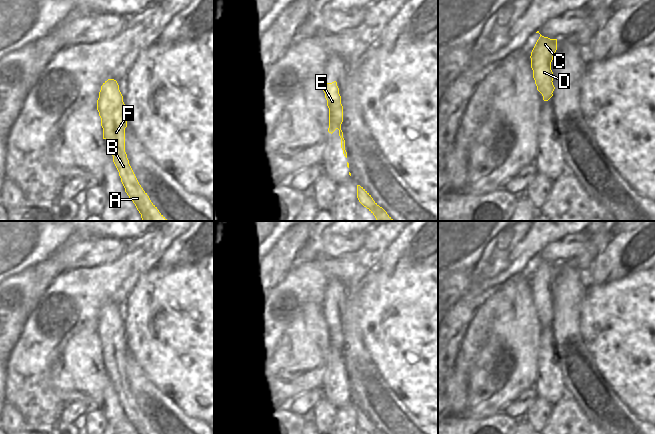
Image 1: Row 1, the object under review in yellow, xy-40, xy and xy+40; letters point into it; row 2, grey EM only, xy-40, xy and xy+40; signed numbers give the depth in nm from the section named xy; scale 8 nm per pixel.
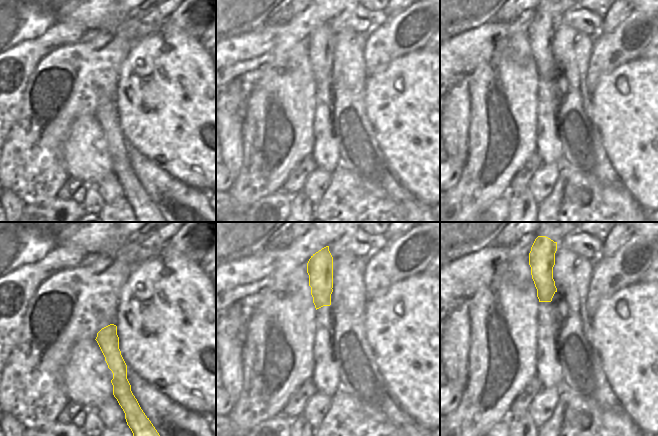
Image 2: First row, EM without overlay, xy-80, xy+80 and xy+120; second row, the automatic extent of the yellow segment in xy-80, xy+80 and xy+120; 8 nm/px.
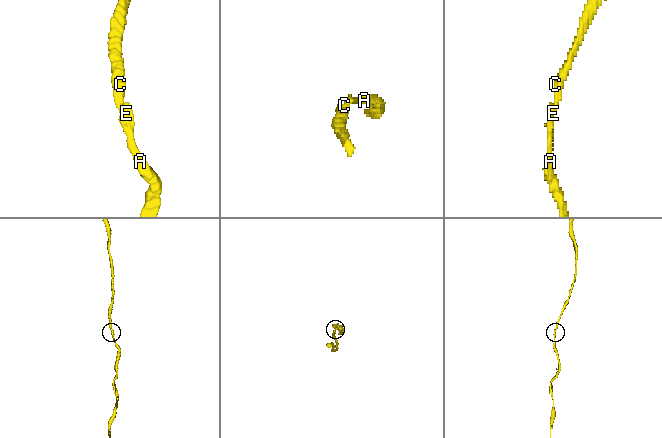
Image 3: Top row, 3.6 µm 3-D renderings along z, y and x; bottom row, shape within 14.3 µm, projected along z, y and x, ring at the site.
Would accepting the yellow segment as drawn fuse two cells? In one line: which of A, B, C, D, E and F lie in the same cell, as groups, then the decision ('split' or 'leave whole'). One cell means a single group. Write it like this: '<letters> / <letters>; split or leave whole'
A B C D E F; leave whole

